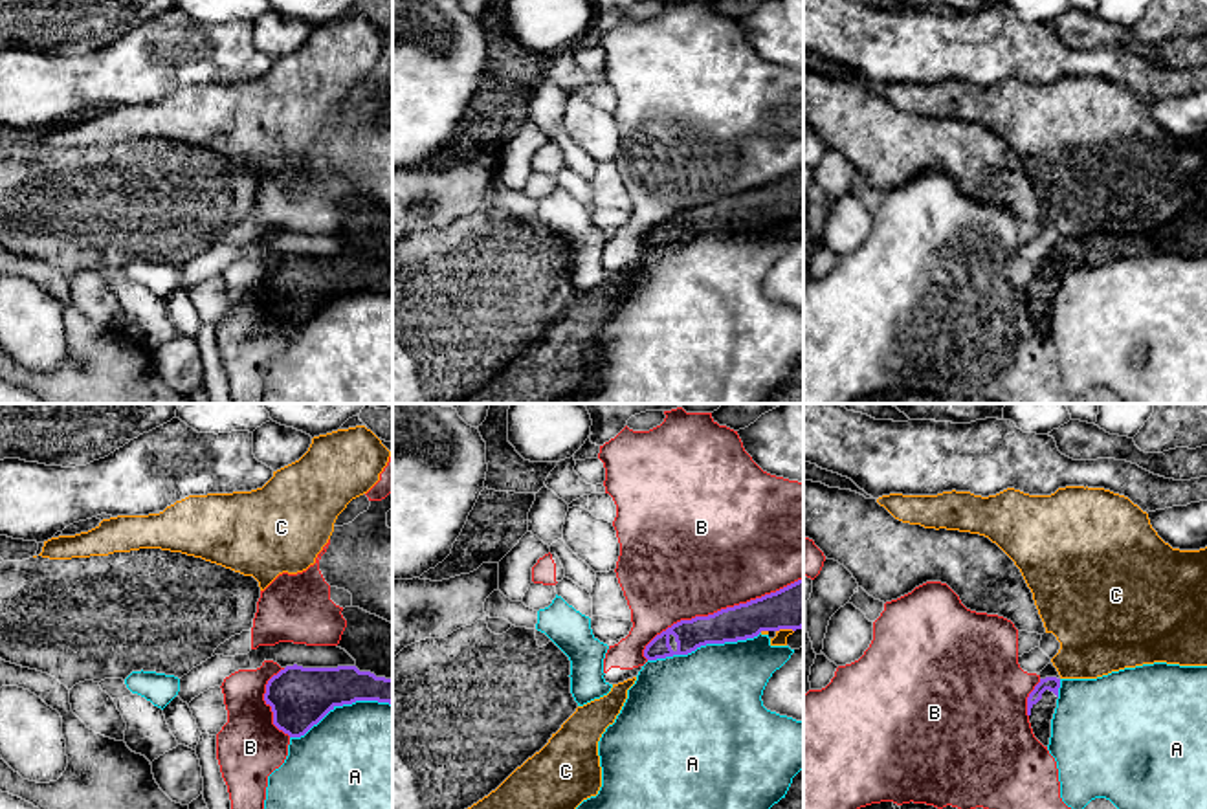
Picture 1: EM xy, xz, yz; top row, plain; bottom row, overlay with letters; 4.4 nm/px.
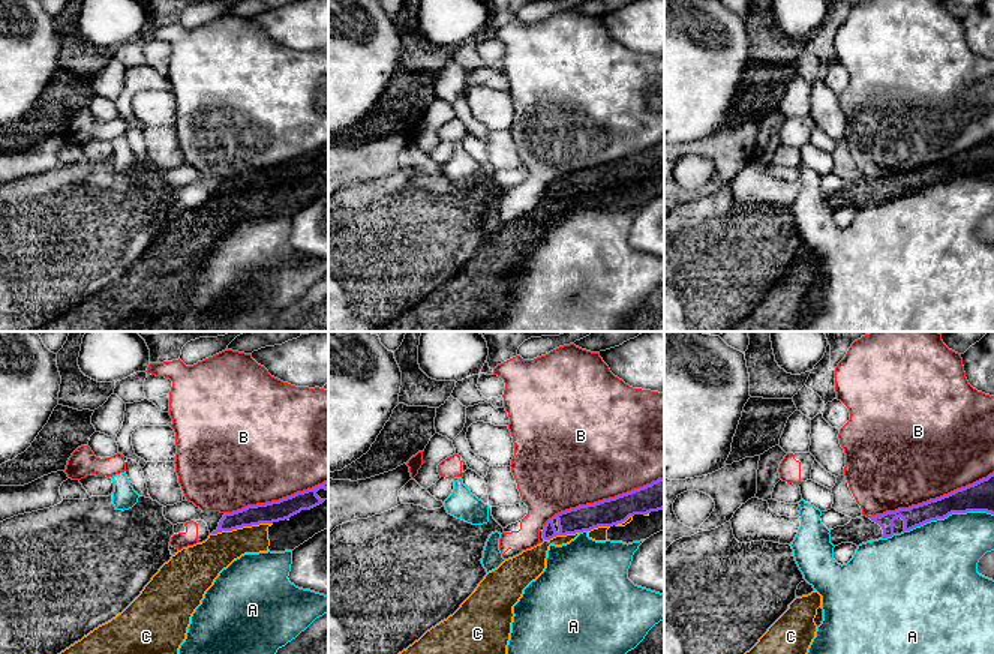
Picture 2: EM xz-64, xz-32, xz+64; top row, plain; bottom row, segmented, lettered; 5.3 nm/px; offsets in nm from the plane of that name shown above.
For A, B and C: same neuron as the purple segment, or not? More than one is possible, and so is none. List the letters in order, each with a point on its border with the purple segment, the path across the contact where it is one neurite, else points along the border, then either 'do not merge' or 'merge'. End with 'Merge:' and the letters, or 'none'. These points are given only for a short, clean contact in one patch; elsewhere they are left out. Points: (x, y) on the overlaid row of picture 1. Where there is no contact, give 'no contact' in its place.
A: xz (703, 644) | do not merge
B: xz (721, 609) | do not merge
C: xz (784, 628) | do not merge
Merge: none

